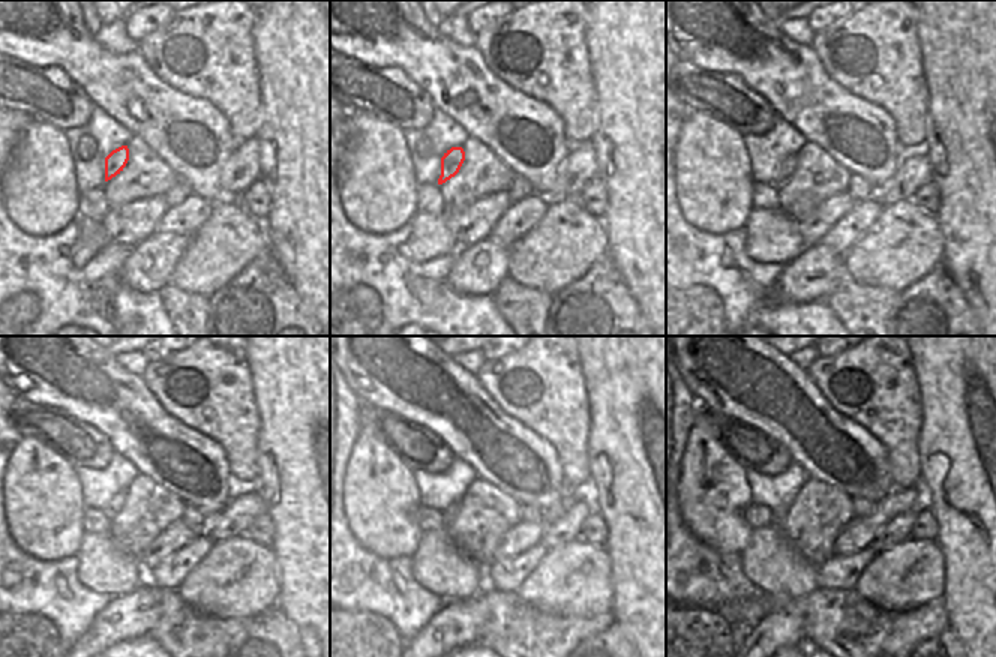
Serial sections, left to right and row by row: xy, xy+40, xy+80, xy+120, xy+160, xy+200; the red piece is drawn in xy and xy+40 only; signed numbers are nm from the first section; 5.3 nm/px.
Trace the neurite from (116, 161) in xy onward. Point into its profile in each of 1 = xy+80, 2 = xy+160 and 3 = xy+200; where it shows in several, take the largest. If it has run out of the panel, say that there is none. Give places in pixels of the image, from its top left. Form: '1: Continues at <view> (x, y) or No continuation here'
1: Continues at xy+80 (788, 167)
2: Continues at xy+160 (449, 513)
3: Continues at xy+200 (779, 516).

